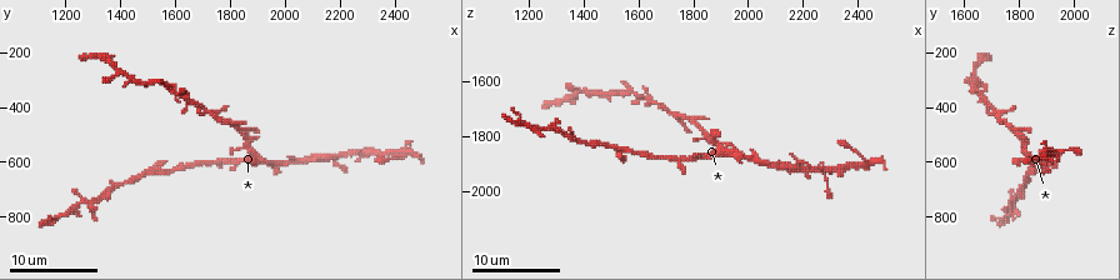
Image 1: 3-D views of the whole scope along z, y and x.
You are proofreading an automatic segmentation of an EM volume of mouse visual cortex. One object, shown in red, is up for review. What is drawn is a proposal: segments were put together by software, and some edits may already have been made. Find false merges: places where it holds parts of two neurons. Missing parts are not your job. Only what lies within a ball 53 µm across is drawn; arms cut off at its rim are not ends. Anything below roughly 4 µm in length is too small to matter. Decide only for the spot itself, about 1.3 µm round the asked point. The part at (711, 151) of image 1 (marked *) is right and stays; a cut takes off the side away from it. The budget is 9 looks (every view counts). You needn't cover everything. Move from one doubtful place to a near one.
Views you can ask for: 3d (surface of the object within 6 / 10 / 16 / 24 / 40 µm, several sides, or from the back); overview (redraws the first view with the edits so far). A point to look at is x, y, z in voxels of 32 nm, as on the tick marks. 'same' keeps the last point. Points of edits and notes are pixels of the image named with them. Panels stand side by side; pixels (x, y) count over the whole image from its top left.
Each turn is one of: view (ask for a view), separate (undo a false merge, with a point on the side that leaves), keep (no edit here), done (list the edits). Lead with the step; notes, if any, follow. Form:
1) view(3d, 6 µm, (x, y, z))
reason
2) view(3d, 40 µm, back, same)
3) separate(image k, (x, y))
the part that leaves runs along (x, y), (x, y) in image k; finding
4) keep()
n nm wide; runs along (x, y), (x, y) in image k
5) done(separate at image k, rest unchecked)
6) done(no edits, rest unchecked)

view(3d, 16 µm, (1890, 580, 1820))
three arms meet

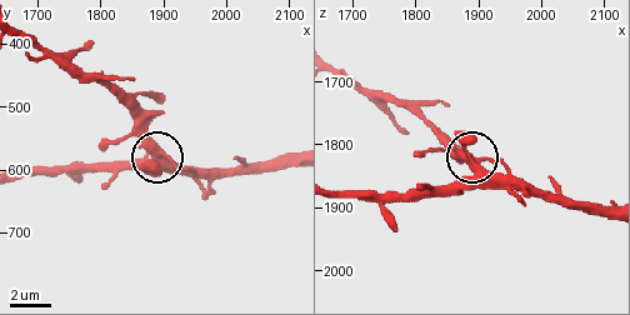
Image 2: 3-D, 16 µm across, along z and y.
keep()
380 nm wide; runs along (458, 180), (476, 161), (509, 193) in image 2; all the same neuron

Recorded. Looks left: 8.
view(3d, 16 µm, (1560, 310, 1640))
three arms meet

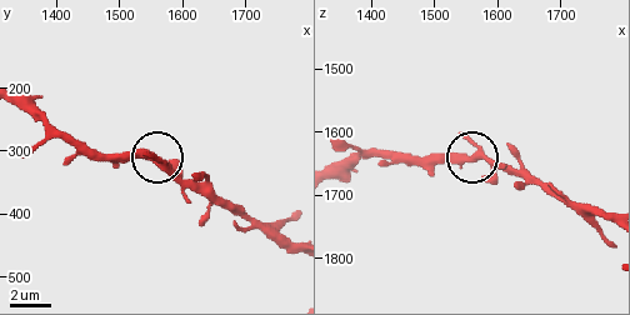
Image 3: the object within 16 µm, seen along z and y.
keep()
runs along (608, 219), (573, 209), (538, 184), (483, 159), (424, 158) in image 3; one neuron here

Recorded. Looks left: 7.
view(3d, 10 µm, (1480, 640, 1830))
a narrow waist

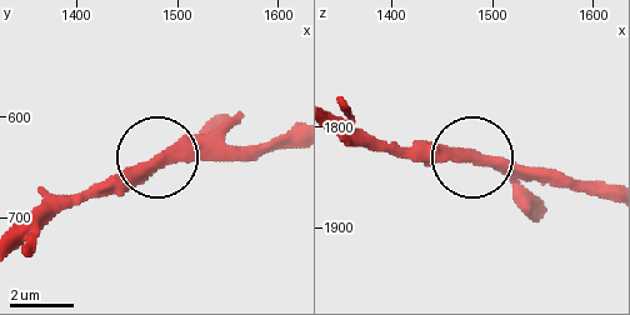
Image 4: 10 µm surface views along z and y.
keep()
runs along (609, 196), (464, 159), (410, 159) in image 4; all the same neuron

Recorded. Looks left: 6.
view(3d, 6 µm, (1740, 430, 1720))
thin arm on a thick one

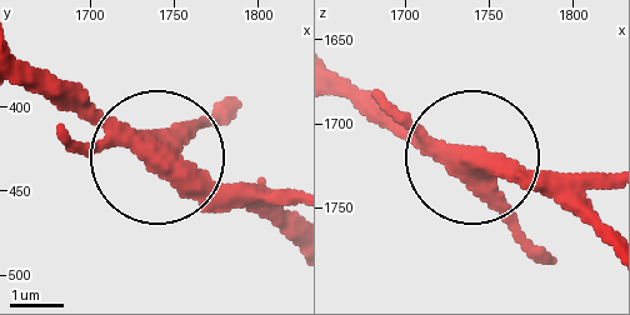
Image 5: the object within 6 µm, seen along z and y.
keep()
4 arms; all the same neuron

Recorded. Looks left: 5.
done(no edits, rest unchecked)

